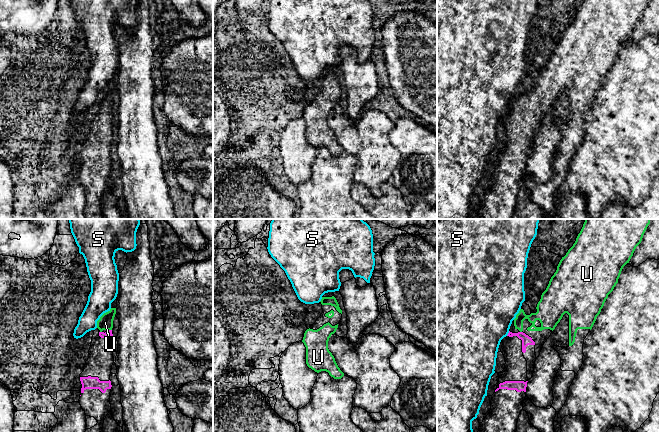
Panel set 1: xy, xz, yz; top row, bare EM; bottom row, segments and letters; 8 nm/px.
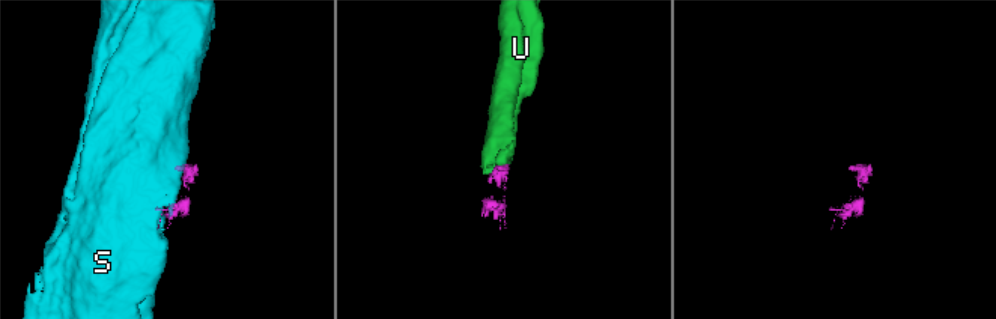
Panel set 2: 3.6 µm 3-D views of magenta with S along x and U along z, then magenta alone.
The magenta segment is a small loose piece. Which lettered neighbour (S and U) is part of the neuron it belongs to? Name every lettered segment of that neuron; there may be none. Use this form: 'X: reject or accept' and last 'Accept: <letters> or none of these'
S: reject
U: accept
Accept: U

